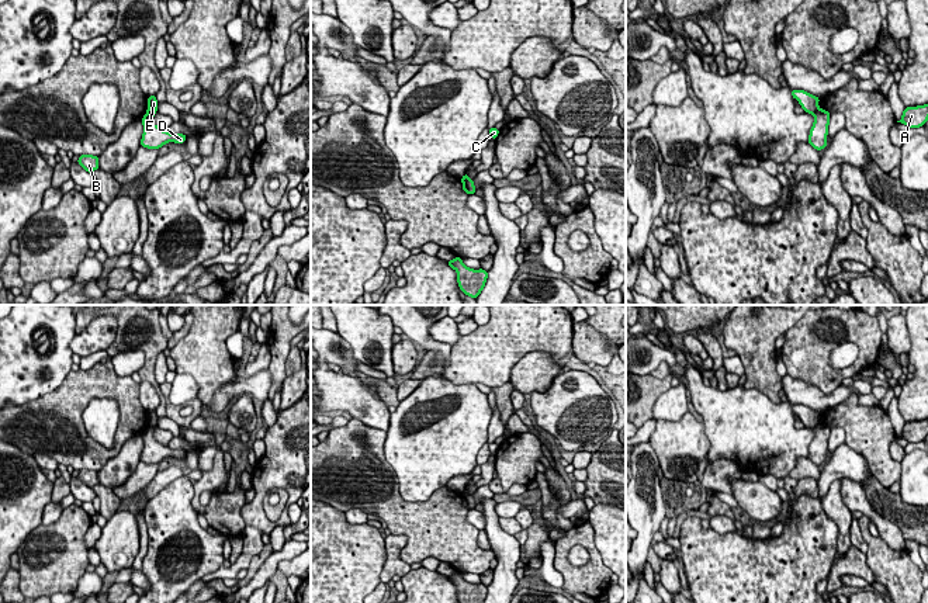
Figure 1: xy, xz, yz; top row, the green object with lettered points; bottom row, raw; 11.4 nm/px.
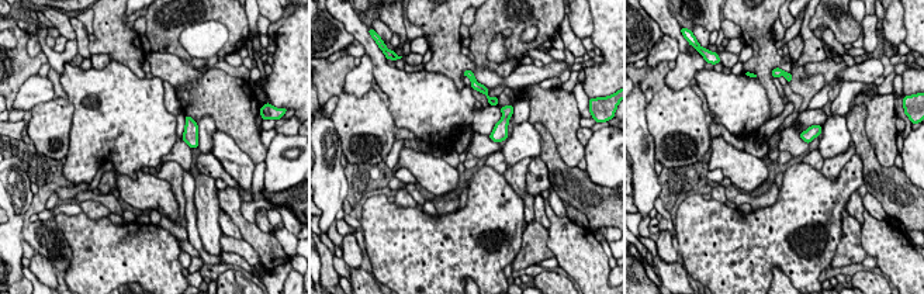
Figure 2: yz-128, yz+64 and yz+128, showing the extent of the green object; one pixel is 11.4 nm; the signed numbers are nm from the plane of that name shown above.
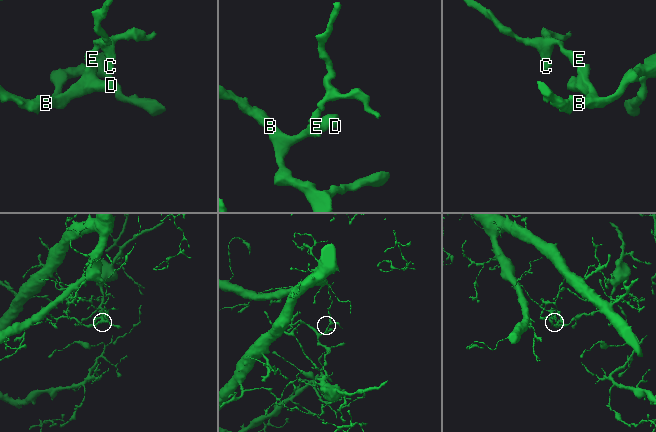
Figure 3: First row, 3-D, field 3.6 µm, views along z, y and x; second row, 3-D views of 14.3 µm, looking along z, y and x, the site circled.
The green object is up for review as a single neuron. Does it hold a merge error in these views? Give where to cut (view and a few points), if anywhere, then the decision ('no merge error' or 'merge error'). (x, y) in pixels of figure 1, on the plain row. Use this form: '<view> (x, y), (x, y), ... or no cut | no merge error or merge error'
xy (148, 425), (153, 428) | merge error

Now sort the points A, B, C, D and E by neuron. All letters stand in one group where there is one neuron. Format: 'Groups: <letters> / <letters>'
Groups: A B D / C E

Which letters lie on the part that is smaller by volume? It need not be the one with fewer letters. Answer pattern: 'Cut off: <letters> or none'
Cut off: A, B, D

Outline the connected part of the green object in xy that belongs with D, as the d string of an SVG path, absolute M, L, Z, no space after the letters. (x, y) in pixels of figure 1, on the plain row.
M146 427L142 433L143 439L143 450L141 454L141 461L149 464L159 464L167 457L183 458L187 451L183 448L169 448L167 446L162 446L159 441L153 439L155 427Z

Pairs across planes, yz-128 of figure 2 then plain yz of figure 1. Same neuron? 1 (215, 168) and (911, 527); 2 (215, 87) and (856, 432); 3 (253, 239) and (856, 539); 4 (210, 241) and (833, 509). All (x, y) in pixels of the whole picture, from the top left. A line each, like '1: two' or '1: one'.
1: two
2: one
3: two
4: one

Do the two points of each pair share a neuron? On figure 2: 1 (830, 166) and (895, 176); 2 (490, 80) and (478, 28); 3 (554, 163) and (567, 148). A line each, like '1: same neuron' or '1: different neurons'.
1: different neurons
2: different neurons
3: different neurons

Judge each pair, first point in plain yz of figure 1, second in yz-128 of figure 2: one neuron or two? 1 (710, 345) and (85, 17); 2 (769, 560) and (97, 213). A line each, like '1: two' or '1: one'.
1: two
2: two

